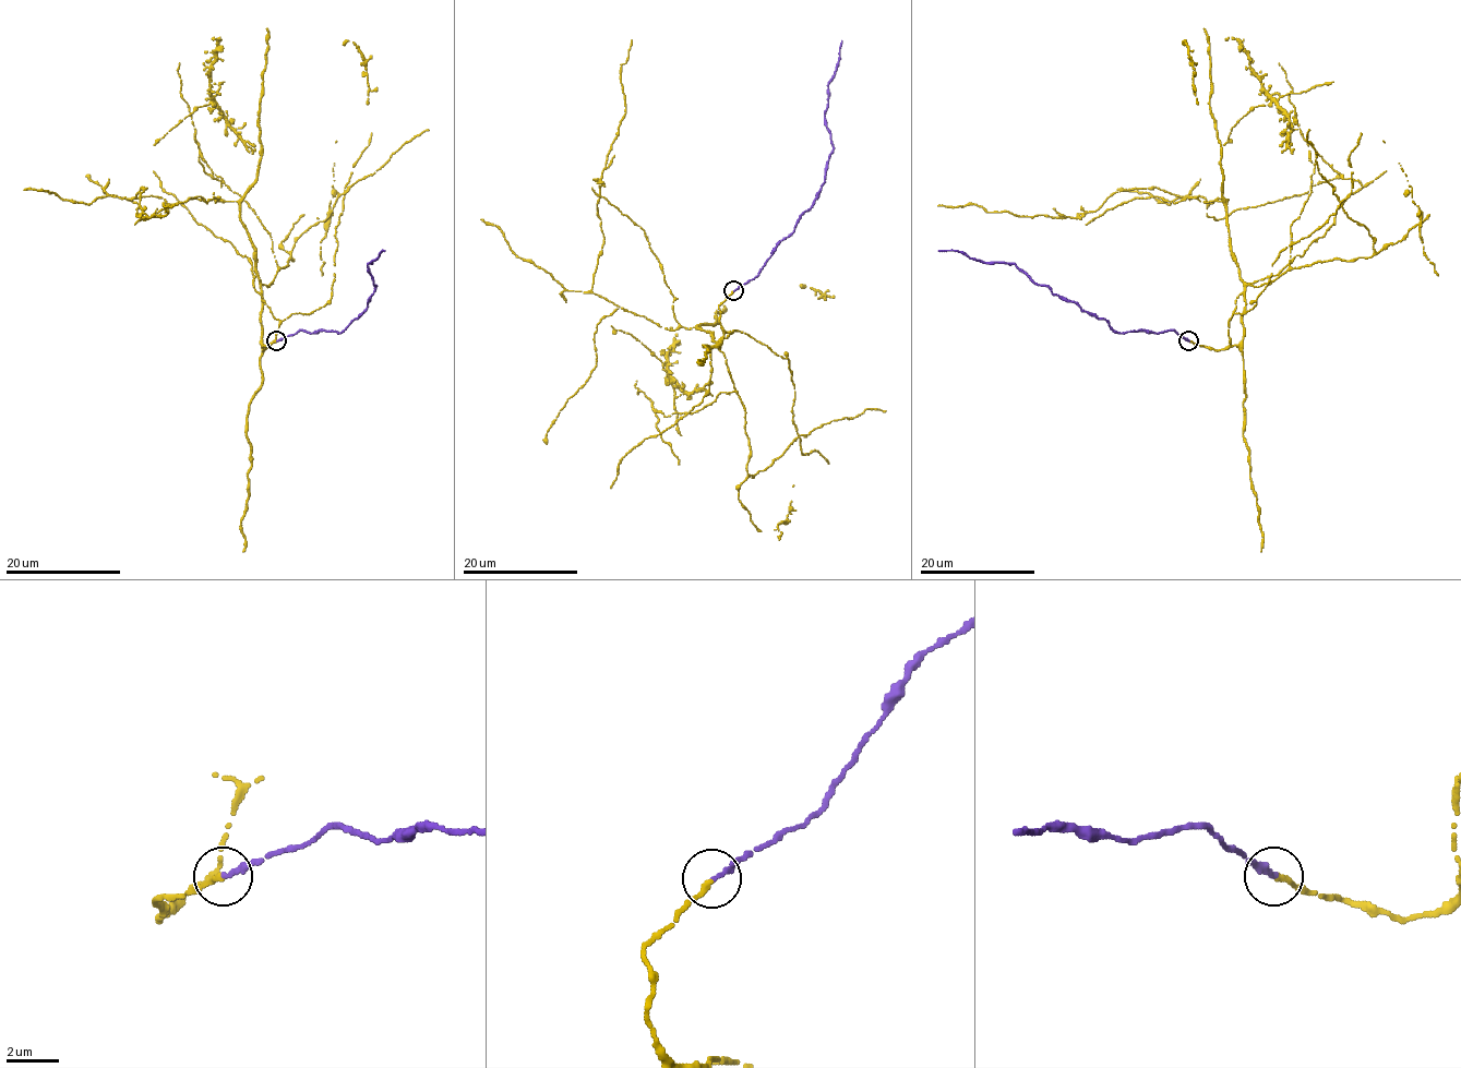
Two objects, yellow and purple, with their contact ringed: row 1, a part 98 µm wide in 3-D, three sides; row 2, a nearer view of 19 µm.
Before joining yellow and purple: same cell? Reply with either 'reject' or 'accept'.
accept

